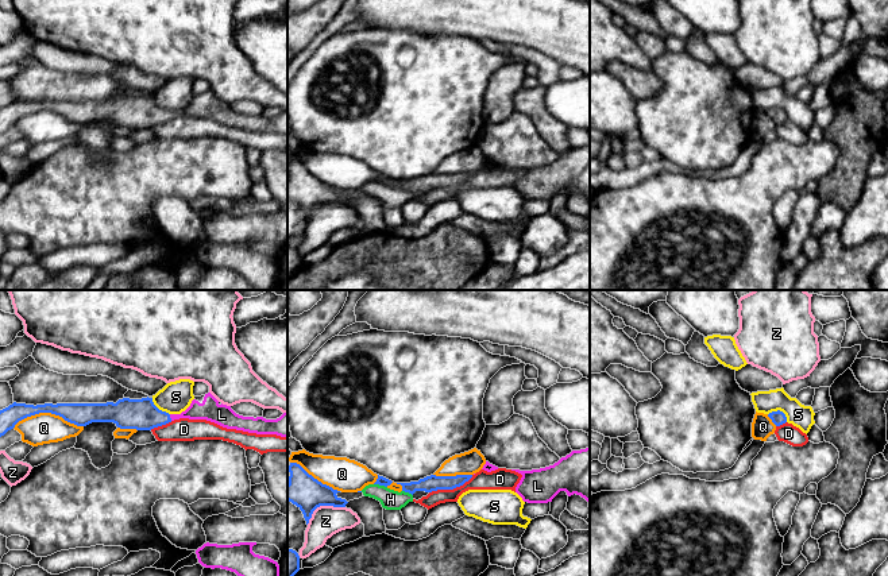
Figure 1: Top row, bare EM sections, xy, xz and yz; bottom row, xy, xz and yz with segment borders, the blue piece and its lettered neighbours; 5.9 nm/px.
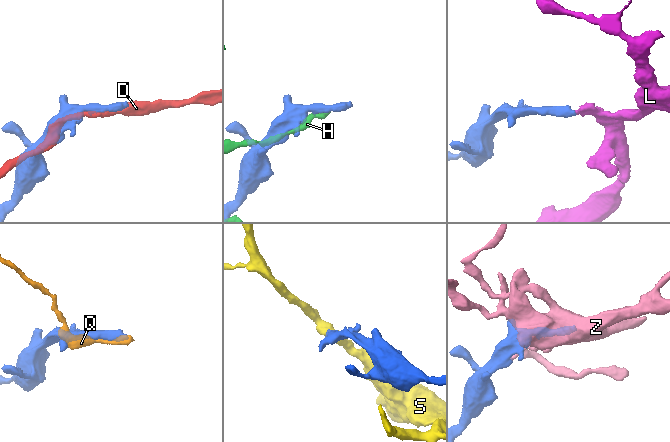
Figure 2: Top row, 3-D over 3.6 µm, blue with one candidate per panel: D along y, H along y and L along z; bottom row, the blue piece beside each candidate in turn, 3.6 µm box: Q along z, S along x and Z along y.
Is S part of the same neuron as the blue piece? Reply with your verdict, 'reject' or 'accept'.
reject

